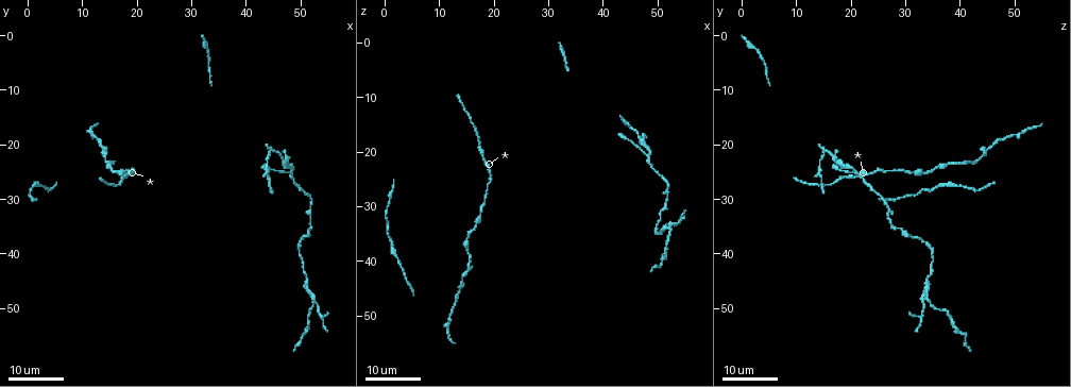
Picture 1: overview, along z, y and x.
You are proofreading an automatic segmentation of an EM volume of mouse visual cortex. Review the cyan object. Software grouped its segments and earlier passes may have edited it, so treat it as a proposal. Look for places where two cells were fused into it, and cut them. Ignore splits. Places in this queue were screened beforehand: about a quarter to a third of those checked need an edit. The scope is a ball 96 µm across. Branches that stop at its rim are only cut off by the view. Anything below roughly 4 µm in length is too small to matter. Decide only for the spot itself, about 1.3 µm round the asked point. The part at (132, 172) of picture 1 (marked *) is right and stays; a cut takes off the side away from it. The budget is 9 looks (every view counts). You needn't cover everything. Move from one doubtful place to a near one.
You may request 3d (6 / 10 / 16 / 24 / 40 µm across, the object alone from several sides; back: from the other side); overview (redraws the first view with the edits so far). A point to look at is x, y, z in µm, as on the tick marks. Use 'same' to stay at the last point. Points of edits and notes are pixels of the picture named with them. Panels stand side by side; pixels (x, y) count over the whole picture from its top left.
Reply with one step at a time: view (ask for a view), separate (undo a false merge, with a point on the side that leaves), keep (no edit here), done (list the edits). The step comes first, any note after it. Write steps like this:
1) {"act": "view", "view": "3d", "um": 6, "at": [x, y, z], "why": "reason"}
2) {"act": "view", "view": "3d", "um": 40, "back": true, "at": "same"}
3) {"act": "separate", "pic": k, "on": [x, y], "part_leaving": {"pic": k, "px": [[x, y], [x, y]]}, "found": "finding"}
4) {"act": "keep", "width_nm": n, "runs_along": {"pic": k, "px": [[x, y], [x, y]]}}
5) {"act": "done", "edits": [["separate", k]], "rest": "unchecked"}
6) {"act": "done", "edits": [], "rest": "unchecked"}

{"act": "view", "view": "3d", "um": 16, "at": [44.0, 21.0, 15.0], "why": "a fork"}

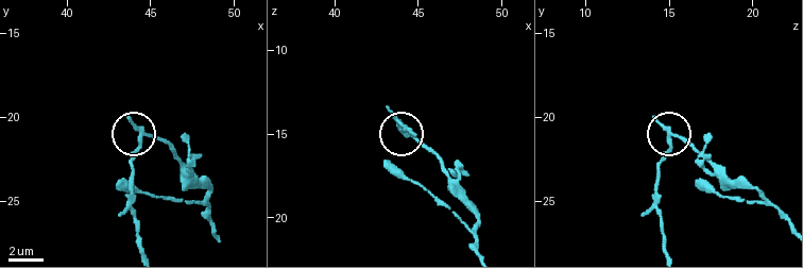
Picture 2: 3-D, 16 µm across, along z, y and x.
{"act": "view", "view": "3d", "um": 10, "at": [44.5, 21.0, 14.8]}

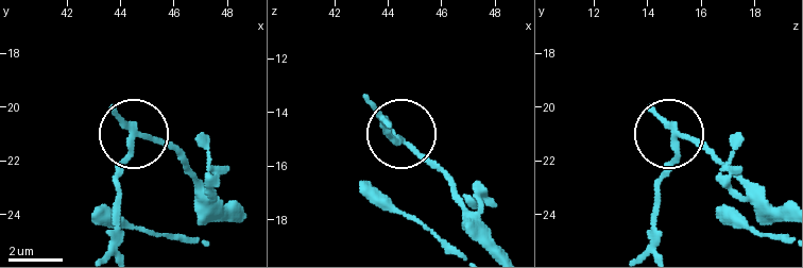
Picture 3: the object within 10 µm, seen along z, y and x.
{"act": "separate", "pic": 3, "on": [119, 172], "arms": 3, "part_leaving": {"pic": 3, "px": [[131, 135], [117, 188], [117, 250]]}, "found": "a second cell is stuck on"}

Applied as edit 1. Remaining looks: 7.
{"act": "view", "view": "3d", "um": 16, "at": [48.5, 25.0, 20.5], "why": "arms part here"}

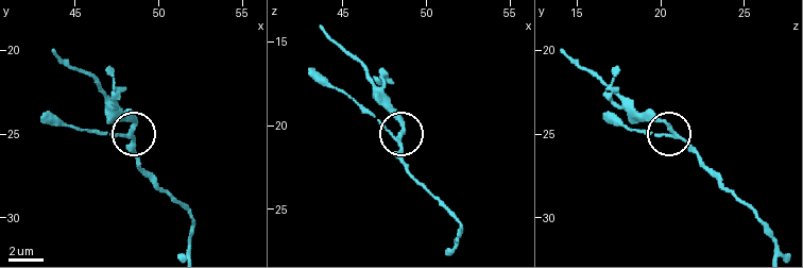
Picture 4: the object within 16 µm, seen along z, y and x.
{"act": "view", "view": "3d", "um": 6, "at": [48.3, 24.8, 20.8]}

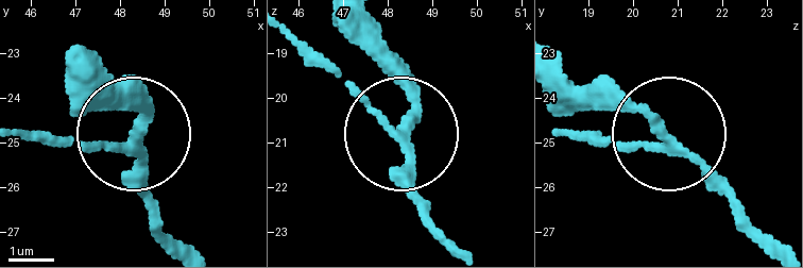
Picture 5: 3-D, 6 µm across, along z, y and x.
{"act": "keep", "found": "one cell here"}

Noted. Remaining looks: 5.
{"act": "view", "view": "3d", "um": 24, "at": [52.0, 33.0, 27.0], "why": "calibre changes"}

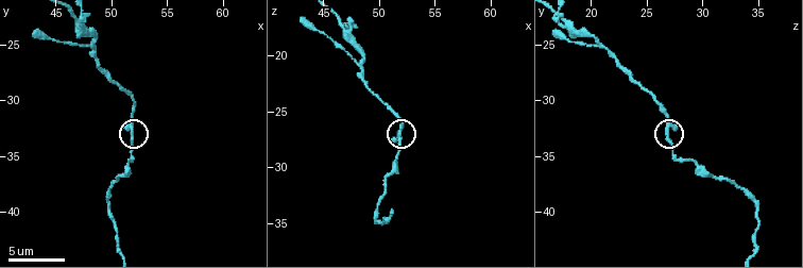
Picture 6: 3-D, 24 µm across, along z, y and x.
{"act": "view", "view": "3d", "um": 10, "at": [51.8, 33.0, 27.0]}

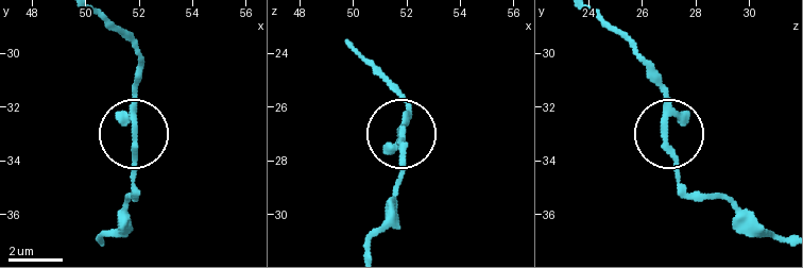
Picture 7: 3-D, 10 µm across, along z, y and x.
{"act": "keep", "arms": 3, "found": "all the same cell"}

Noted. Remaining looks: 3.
{"act": "view", "view": "3d", "um": 16, "at": [14.0, 22.0, 45.0], "why": "three-way junction"}

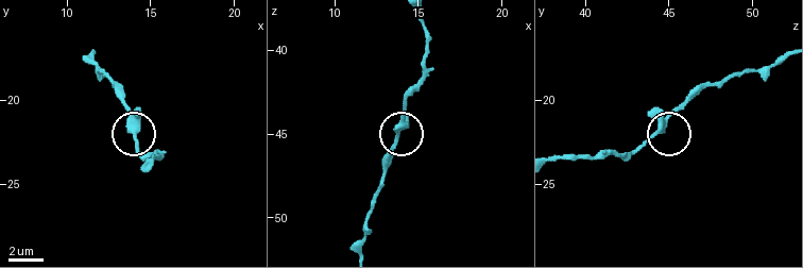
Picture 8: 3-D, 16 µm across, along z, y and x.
{"act": "view", "view": "3d", "um": 10, "at": [13.9, 21.7, 44.5]}

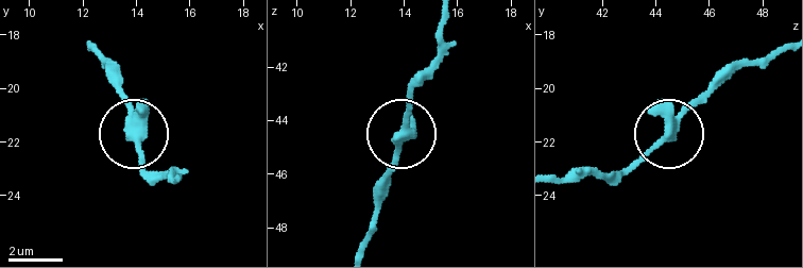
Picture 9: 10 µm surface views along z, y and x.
{"act": "keep", "runs_along": {"pic": 9, "px": [[444, 18], [439, 60], [409, 100], [389, 195]]}, "found": "one cell here"}

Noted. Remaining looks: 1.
{"act": "done", "edits": [["separate", 3]], "rest": "unchecked"}

